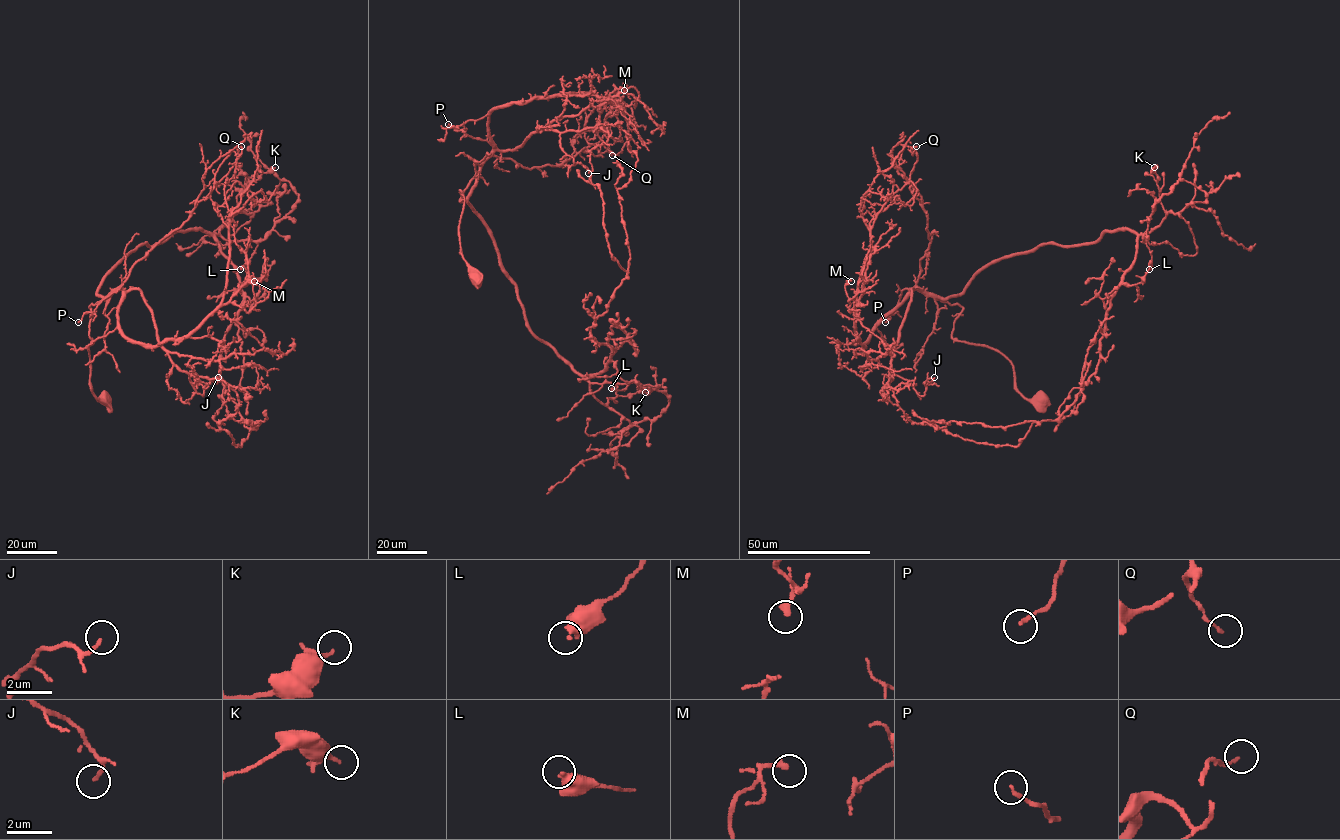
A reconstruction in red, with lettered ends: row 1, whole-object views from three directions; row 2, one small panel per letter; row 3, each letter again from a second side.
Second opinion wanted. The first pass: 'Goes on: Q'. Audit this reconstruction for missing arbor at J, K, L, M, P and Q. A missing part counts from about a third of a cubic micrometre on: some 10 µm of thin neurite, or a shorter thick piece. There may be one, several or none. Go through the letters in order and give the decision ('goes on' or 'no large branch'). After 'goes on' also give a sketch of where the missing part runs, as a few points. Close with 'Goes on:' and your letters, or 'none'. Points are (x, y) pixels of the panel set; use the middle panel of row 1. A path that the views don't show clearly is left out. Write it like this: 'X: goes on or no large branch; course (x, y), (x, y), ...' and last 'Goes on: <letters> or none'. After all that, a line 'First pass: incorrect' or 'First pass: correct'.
J: no large branch
K: no large branch
L: no large branch
M: no large branch
P: no large branch
Q: no large branch
Goes on: none
First pass: incorrect

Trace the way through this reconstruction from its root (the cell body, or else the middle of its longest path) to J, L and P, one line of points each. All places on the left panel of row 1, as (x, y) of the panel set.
J: (105, 399), (90, 386), (89, 306), (119, 289), (140, 291), (158, 342), (198, 393), (218, 377)
L: (105, 399), (90, 386), (89, 306), (106, 298), (100, 282), (130, 252), (202, 229), (257, 244), (240, 269)
P: (105, 399), (98, 399), (90, 386), (89, 306), (124, 289), (107, 296), (94, 314), (86, 312), (78, 322)

